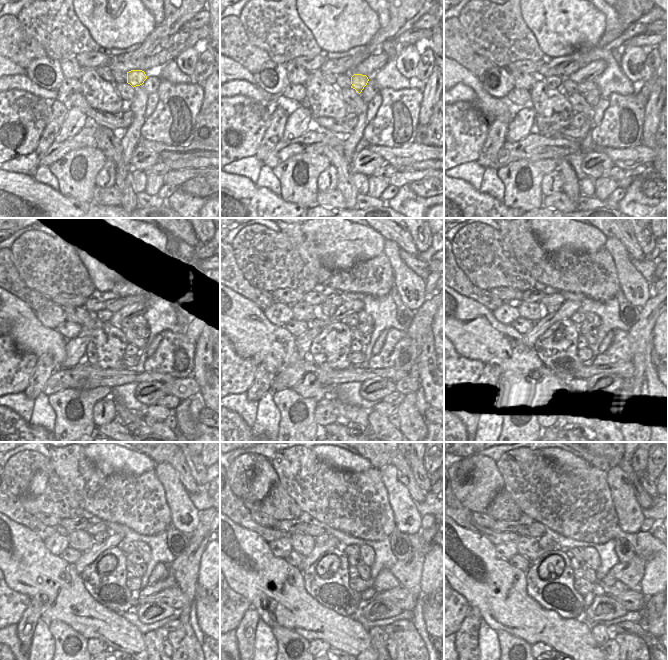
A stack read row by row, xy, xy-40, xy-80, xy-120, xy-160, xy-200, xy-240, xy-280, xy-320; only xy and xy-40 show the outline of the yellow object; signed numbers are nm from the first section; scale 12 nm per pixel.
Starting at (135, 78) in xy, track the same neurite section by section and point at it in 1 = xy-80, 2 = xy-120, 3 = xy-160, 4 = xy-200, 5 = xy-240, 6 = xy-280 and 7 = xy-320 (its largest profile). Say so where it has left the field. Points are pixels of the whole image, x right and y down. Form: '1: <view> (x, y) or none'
1: xy-80 (584, 86)
2: xy-120 (137, 314)
3: xy-160 (364, 317)
4: xy-200 (592, 318)
5: xy-240 (145, 551)
6: xy-280 (367, 553)
7: xy-320 (592, 559)

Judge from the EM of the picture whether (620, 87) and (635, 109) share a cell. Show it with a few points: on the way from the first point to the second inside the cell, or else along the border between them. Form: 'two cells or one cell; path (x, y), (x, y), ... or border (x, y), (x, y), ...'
two cells; border (631, 93), (612, 93), (607, 98)

